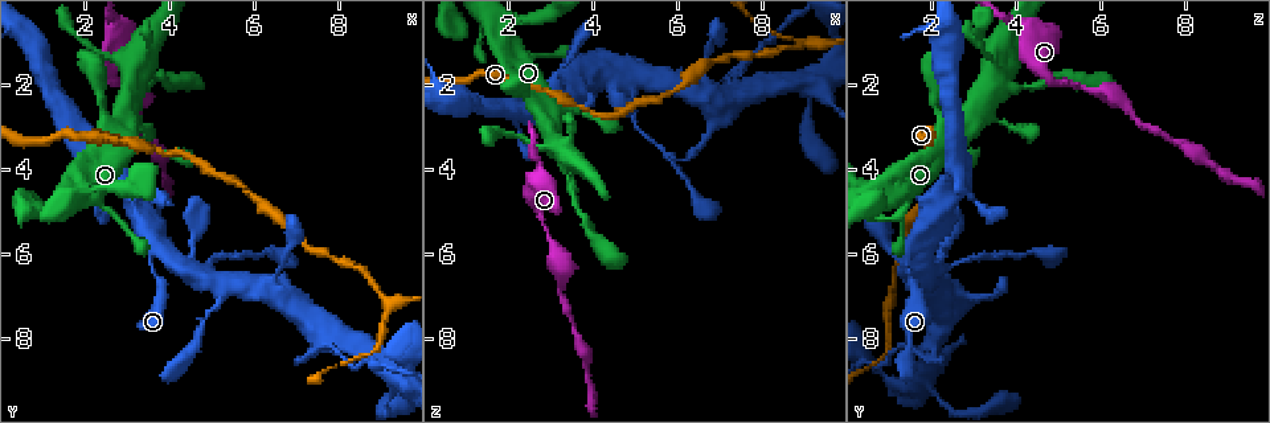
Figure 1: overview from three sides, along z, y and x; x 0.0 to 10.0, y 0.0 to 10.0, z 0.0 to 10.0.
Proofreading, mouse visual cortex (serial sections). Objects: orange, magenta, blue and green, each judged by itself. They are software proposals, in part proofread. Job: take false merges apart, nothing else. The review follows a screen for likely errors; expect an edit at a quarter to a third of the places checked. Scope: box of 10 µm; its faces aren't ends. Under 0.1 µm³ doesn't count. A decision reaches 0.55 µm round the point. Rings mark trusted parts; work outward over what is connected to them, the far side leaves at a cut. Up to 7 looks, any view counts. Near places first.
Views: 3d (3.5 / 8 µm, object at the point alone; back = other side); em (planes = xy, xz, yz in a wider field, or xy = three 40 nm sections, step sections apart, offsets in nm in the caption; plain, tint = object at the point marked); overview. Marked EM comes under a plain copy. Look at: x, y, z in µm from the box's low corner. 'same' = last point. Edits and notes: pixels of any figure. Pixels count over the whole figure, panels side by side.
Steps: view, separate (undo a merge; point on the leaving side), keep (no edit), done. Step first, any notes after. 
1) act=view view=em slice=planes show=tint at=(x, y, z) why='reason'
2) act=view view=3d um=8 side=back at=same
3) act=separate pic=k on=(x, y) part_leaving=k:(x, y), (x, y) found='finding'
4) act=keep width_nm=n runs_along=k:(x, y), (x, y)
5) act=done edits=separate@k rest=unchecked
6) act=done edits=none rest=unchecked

act=view view=3d um=8 at=(3.10, 2.05, 3.45) why='four or more arms meet'

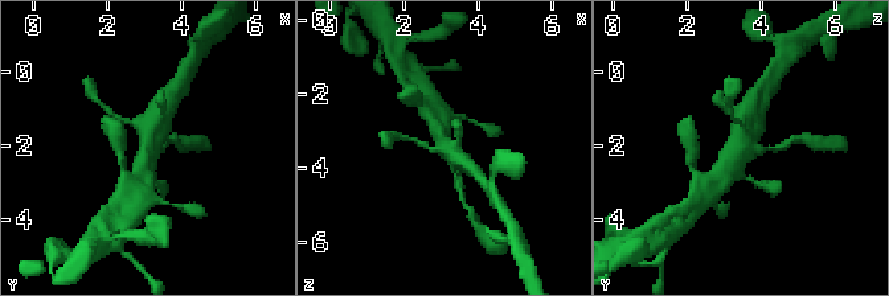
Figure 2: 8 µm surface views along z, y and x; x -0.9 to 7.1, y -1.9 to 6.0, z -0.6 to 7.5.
act=view view=3d um=3.5 side=back at=same

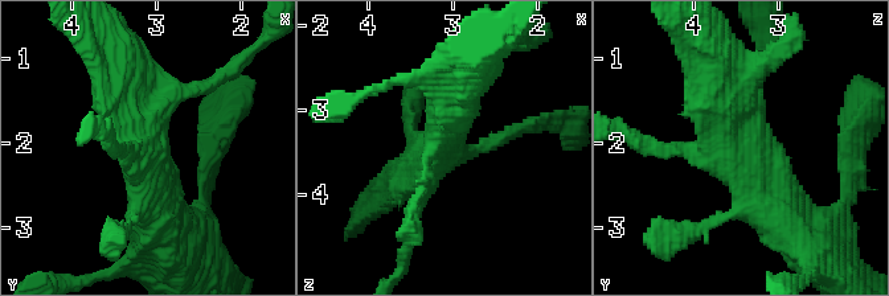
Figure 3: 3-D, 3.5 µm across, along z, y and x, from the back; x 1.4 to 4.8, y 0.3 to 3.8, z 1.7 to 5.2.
act=keep runs_along=3:(783, 220), (736, 147), (726, 65) found='continuous, no second cell'

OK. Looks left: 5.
act=view view=3d um=3.5 at=(9.10, 7.10, 0.95) why='three-way junction'

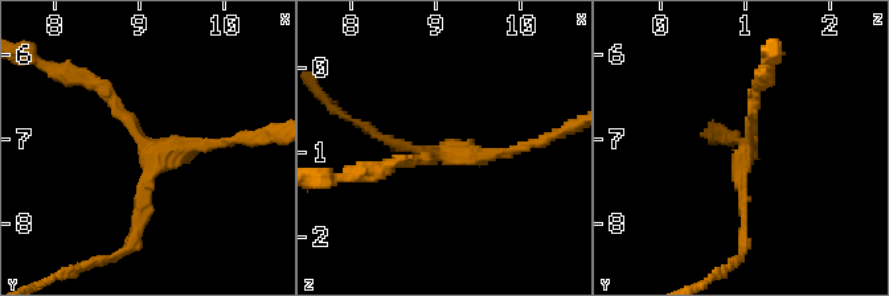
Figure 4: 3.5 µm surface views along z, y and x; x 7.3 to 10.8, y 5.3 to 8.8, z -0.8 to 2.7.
act=view view=em slice=planes show=tint at=(9.15, 7.15, 1.05) why='now the EM'

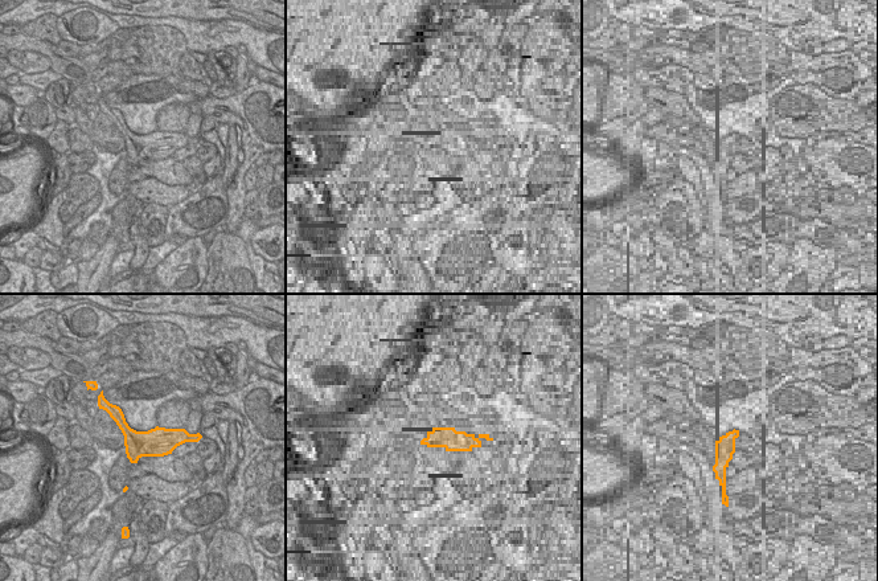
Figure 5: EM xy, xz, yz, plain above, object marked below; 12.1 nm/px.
act=keep arm_widths_nm=150,150,150 runs_along=5:(111, 410), (135, 438), (180, 438) found='one cell here'

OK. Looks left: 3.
act=view view=3d um=8 at=(7.75, 7.95, 2.15) why='three-way junction'

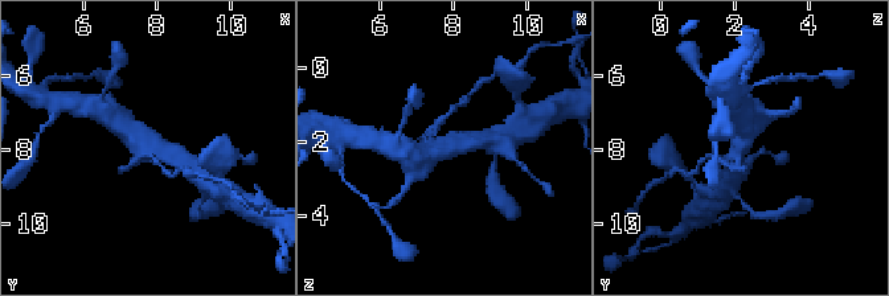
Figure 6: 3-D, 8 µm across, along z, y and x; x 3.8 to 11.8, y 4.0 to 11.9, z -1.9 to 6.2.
act=view view=3d um=3.5 side=back at=same why='closer look'

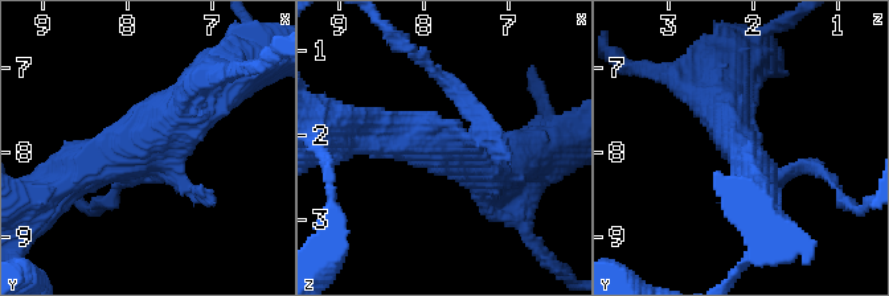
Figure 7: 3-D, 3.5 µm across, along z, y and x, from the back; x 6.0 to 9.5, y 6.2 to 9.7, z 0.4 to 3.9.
act=view view=em slice=xy step=1 show=tint at=(7.75, 7.95, 2.15)

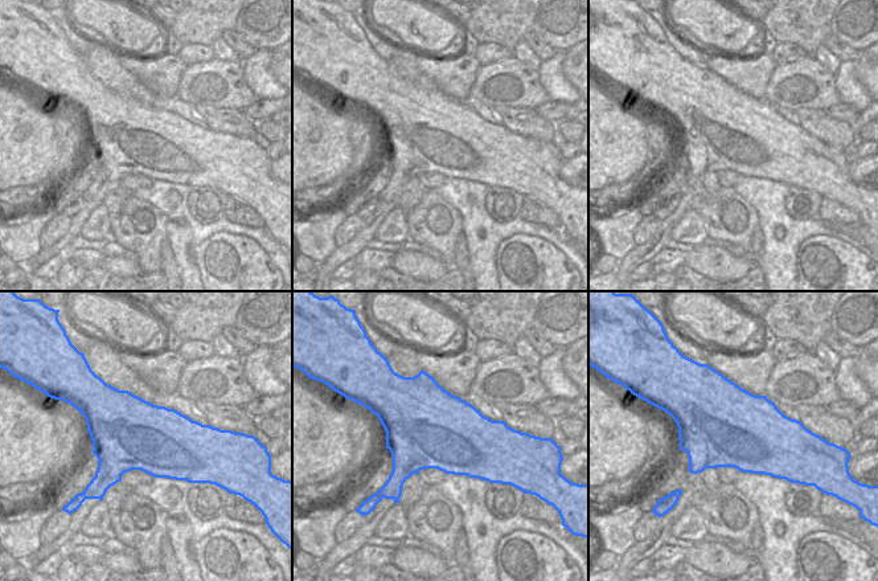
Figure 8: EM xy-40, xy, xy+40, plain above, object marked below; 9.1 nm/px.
act=separate pic=7 on=(439, 75) found='a second cell is stuck on'

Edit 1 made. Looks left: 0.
act=done edits=separate@7 rest=unchecked

